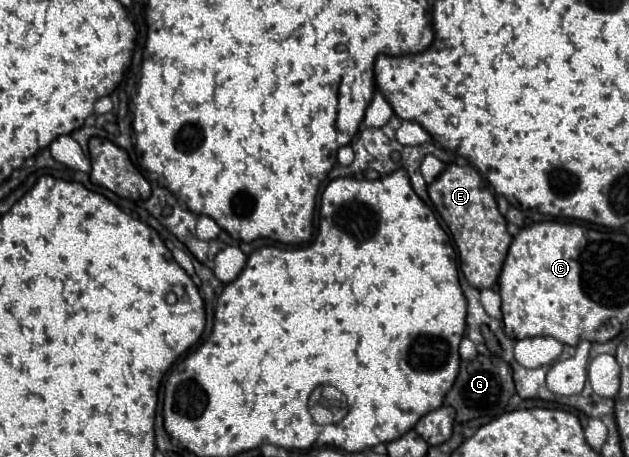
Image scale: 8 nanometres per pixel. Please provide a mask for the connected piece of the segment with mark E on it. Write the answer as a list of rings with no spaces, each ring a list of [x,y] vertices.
[[[455,163],[447,165],[445,171],[429,185],[427,191],[429,191],[429,199],[433,201],[435,209],[439,211],[439,215],[443,217],[443,221],[447,223],[453,235],[461,259],[461,271],[467,277],[469,285],[477,289],[493,287],[499,279],[507,249],[513,239],[507,233],[505,217],[497,211],[493,193],[489,189],[485,193],[483,181],[473,167],[469,165],[459,167]]]

